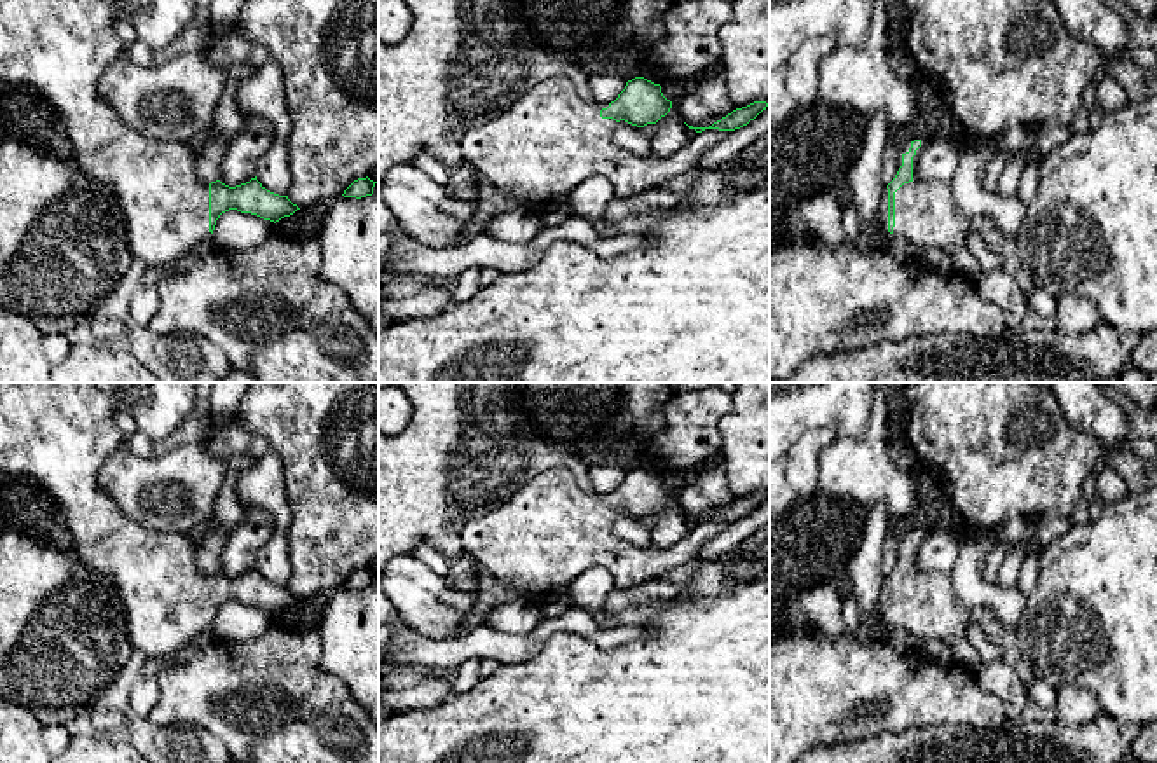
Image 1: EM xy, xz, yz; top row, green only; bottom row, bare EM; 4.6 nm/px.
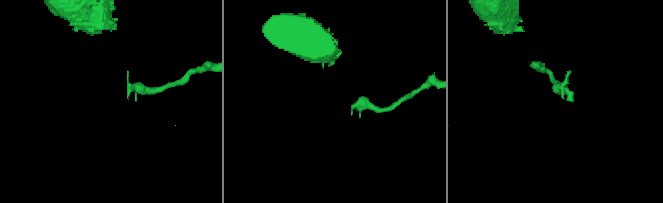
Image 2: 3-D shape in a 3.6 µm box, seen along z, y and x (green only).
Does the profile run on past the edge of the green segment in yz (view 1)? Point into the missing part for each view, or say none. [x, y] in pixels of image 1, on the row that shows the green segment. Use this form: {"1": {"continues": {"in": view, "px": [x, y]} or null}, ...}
{"1": {"continues": null}}

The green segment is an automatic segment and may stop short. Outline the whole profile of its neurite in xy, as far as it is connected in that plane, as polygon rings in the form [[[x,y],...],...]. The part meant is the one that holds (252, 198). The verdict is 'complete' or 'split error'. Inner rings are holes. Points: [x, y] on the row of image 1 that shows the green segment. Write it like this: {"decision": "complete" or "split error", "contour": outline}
{"decision": "complete", "contour": [[[257,176],[246,183],[229,187],[220,180],[209,183],[209,232],[213,234],[222,213],[237,210],[264,220],[279,222],[300,210],[288,196],[267,190]]]}

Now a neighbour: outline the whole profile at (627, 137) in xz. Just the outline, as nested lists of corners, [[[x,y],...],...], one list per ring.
[[[620,120],[613,133],[613,141],[621,148],[637,157],[653,155],[651,138],[644,133],[642,127],[632,126],[625,120]]]

